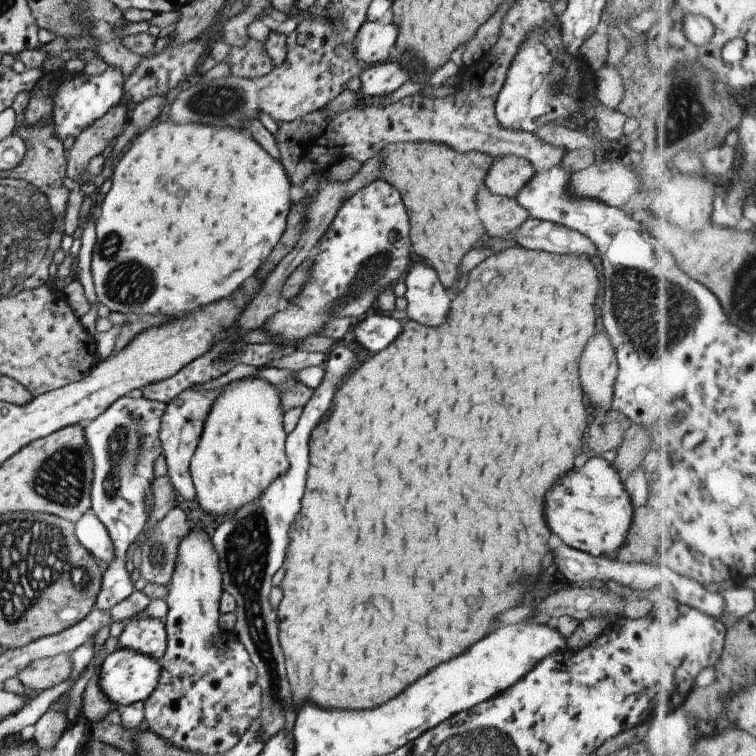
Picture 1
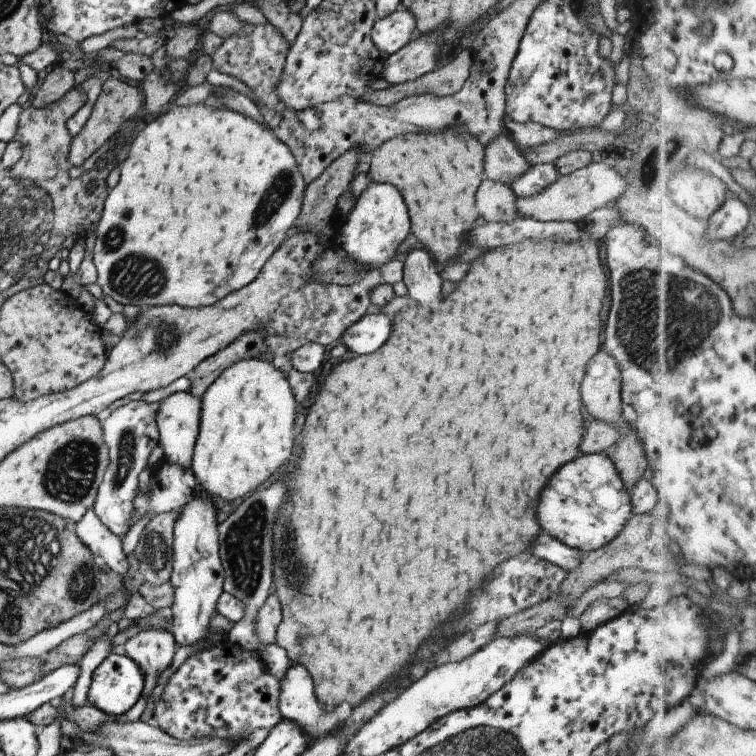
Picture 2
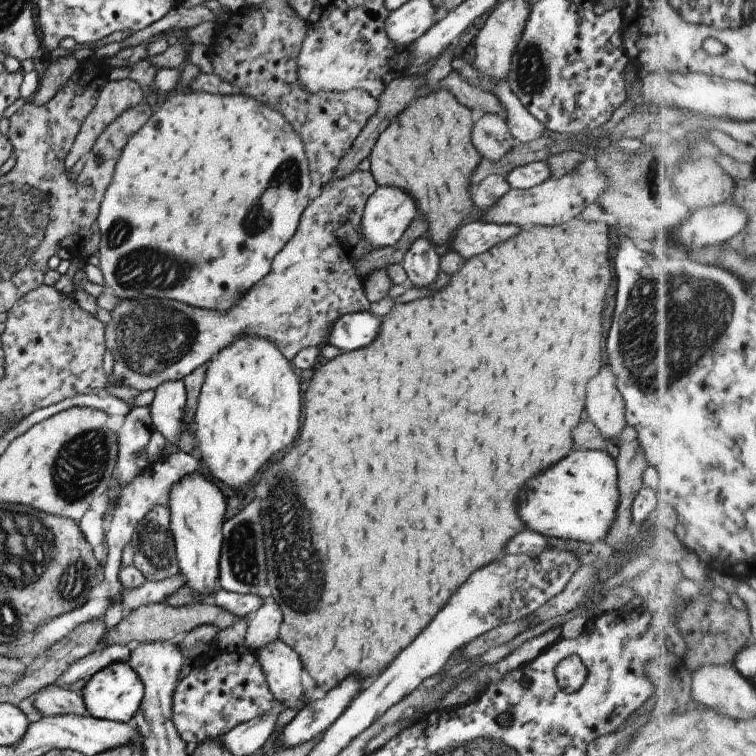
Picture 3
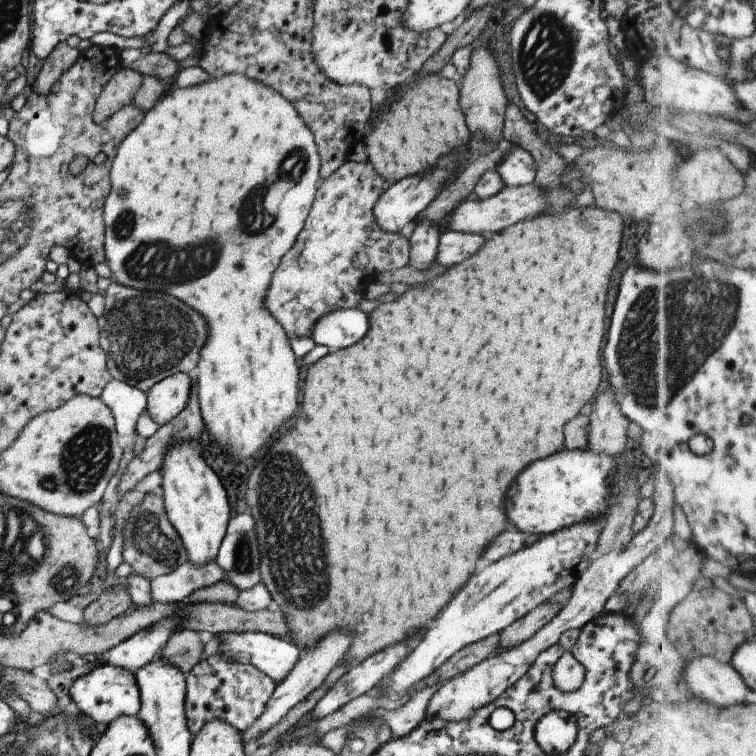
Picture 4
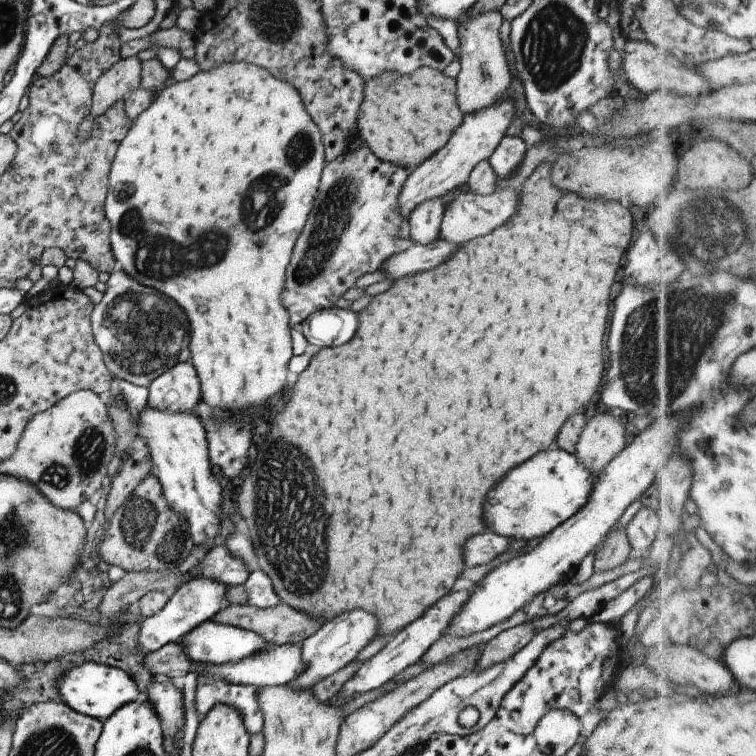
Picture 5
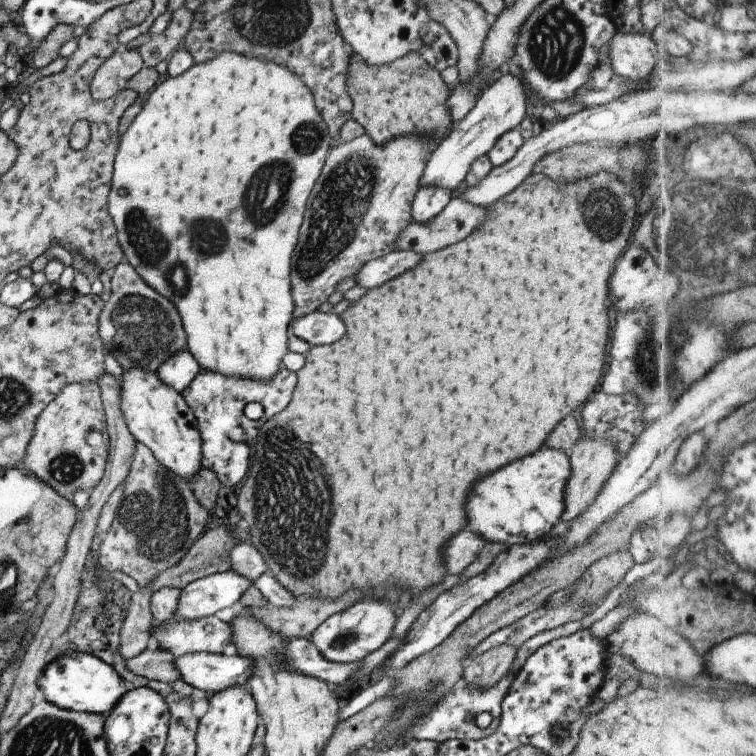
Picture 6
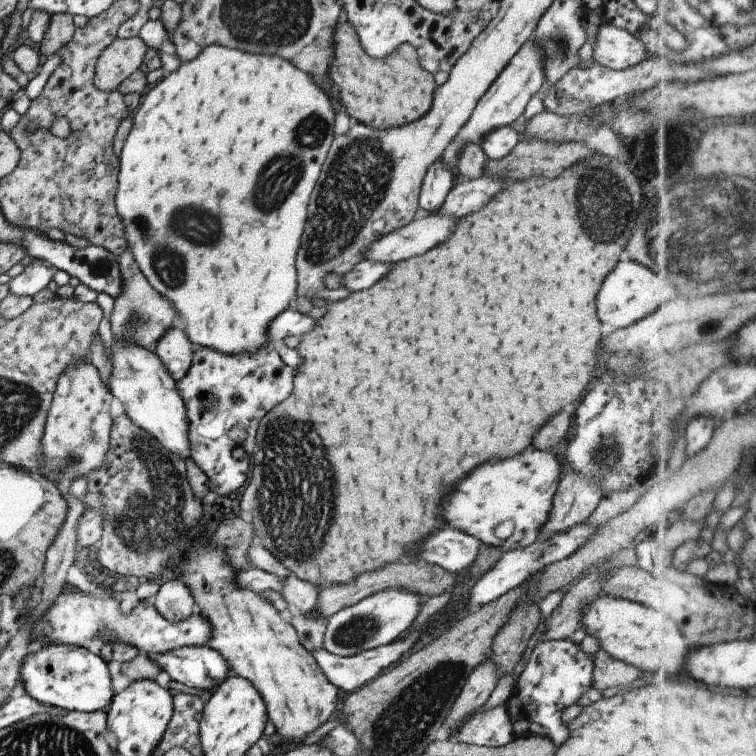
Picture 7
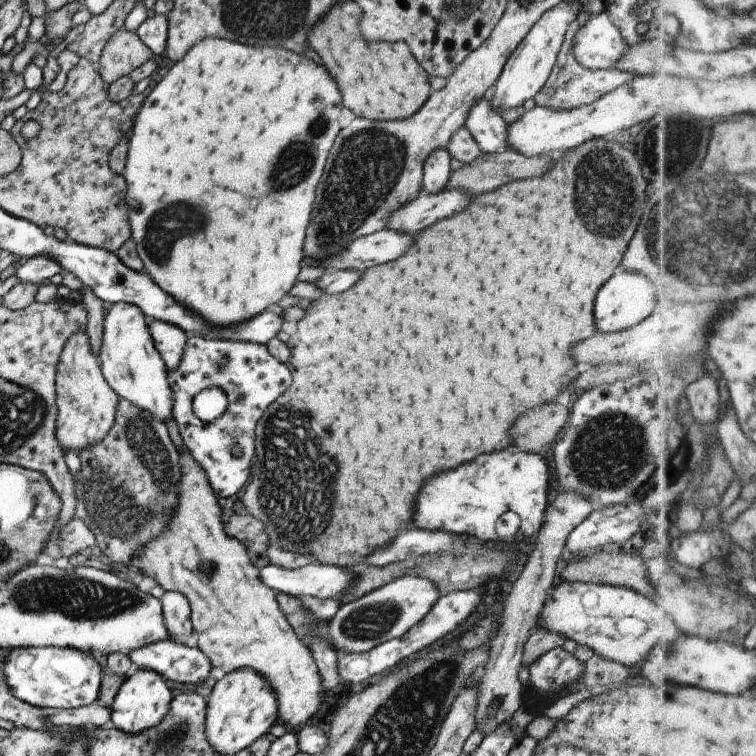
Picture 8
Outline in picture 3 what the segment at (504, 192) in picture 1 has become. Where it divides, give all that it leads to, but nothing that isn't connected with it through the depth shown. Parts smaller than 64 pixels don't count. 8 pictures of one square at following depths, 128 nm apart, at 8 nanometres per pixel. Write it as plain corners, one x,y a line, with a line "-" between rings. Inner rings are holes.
496,112
476,114
472,142
481,156
492,162
500,160
517,144
508,130
507,120

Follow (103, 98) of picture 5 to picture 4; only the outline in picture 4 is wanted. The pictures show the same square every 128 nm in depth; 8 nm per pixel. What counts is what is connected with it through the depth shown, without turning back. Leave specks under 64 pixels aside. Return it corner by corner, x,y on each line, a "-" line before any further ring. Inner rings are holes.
122,66
102,88
93,110
94,122
102,124
120,108
130,105
141,84
142,74
138,70

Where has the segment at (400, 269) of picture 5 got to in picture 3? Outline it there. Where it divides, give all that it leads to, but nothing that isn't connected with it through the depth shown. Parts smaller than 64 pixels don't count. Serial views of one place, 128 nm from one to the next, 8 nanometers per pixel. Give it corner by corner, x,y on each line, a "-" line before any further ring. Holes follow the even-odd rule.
472,218
464,222
456,230
448,250
458,252
462,258
472,258
474,254
482,254
490,250
494,244
516,236
521,228
513,224
490,224

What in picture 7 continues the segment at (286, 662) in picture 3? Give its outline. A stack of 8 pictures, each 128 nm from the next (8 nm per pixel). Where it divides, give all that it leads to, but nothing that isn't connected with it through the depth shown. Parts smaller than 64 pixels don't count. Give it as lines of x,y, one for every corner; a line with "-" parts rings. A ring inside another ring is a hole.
64,584
64,590
54,598
54,602
32,628
30,638
50,640
51,645
65,644
82,647
93,637
102,636
110,644
130,644
140,653
147,655
170,652
182,646
206,646
212,636
210,622
195,612
182,620
170,622
156,610
151,600
140,600
138,605
127,613
121,610
121,598
112,588
101,588
96,584
95,592
84,592
76,586

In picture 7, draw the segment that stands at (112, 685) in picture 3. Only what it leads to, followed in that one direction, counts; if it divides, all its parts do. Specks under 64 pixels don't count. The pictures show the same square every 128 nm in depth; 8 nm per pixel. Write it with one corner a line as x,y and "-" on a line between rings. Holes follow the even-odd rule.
50,645
30,652
22,664
20,680
26,694
42,704
66,711
93,713
112,702
114,691
105,660
85,647

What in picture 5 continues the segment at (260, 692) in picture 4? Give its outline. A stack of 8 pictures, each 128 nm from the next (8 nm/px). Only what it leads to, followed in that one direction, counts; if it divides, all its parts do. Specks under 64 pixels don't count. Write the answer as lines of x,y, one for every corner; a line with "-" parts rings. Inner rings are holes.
197,674
194,706
200,720
214,708
214,704
226,704
240,712
242,720
251,735
263,730
262,709
258,706
258,687
244,684
230,684
222,678

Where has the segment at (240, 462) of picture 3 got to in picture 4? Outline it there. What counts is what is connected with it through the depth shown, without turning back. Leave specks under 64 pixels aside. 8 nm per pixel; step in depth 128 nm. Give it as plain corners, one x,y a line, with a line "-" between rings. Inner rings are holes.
229,73
222,78
210,78
198,86
178,87
176,90
164,93
156,104
145,112
140,124
120,143
116,156
111,162
110,182
111,189
104,201
104,224
106,224
104,250
112,279
118,284
143,292
160,290
170,292
172,296
180,298
182,302
198,310
202,316
206,316
208,340
200,350
200,358
198,358
194,373
200,416
204,420
208,434
218,442
224,454
234,462
242,462
254,456
258,450
262,450
264,444
272,438
272,434
282,432
297,415
299,408
300,386
298,382
303,378
304,372
298,366
286,330
266,310
264,302
266,302
270,280
276,268
280,266
282,257
294,246
296,237
304,228
321,182
320,156
316,140
314,140
314,132
302,120
294,104
290,104
290,100
286,100
274,88
268,88
266,84
259,83
258,80
250,80
246,76

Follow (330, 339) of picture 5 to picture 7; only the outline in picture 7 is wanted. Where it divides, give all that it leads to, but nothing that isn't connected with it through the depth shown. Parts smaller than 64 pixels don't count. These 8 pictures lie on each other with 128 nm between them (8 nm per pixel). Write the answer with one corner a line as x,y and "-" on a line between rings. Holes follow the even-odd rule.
288,308
276,316
274,320
270,320
270,328
266,332
268,332
268,340
274,343
286,337
302,339
306,332
310,332
314,328
316,328
316,319
307,316
306,313

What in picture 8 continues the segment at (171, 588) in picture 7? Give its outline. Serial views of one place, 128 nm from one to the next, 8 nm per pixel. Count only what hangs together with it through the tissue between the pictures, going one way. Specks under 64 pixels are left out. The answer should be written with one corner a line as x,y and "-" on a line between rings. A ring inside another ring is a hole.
165,591
159,600
162,605
164,624
166,624
170,639
186,646
186,642
194,631
188,598
180,592

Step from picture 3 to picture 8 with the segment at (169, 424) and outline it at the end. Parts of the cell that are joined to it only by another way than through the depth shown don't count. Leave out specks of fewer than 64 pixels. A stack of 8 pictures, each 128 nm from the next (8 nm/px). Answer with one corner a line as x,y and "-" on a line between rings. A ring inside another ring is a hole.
148,319
150,334
154,347
162,356
168,369
178,368
181,364
184,344
188,340
186,332
175,324
166,323
158,319

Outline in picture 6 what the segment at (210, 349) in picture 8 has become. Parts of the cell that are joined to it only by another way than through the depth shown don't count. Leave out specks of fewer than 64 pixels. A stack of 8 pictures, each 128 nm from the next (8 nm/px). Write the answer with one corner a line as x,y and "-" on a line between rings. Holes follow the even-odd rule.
200,368
194,376
190,386
182,392
184,400
189,404
196,420
198,430
202,439
202,466
213,471
224,486
236,486
240,484
248,470
250,460
250,442
254,442
258,428
271,416
282,412
290,404
292,392
296,388
296,373
290,372
288,368
280,368
280,372
272,380
250,380
250,378
238,378
238,376
224,376
218,372
206,372
-
259,401
264,414
257,420
252,420
244,415
244,408
248,402
-
235,426
244,428
246,434
245,442
232,442
228,431

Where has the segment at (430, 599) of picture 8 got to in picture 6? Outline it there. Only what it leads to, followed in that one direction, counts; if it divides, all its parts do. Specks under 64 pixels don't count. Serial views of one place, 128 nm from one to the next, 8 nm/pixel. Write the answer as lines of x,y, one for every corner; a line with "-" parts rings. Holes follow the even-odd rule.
366,598
349,606
344,612
339,612
327,618
309,638
312,644
322,652
322,656
330,662
348,664
359,662
368,654
378,650
390,638
396,625
396,620
401,613
401,607
397,602
380,598

